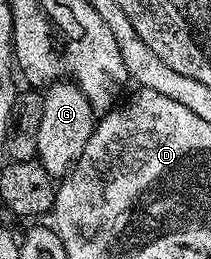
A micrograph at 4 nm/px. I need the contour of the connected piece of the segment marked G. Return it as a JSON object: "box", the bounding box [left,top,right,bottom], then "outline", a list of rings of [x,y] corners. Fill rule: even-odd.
{"box":[36,80,98,180],"outline":[[[61,80],[52,83],[43,91],[42,120],[38,123],[38,148],[36,158],[46,168],[46,172],[54,180],[59,180],[74,168],[78,156],[82,156],[82,148],[86,148],[86,140],[90,140],[92,129],[98,121],[90,100],[70,81]]]}

